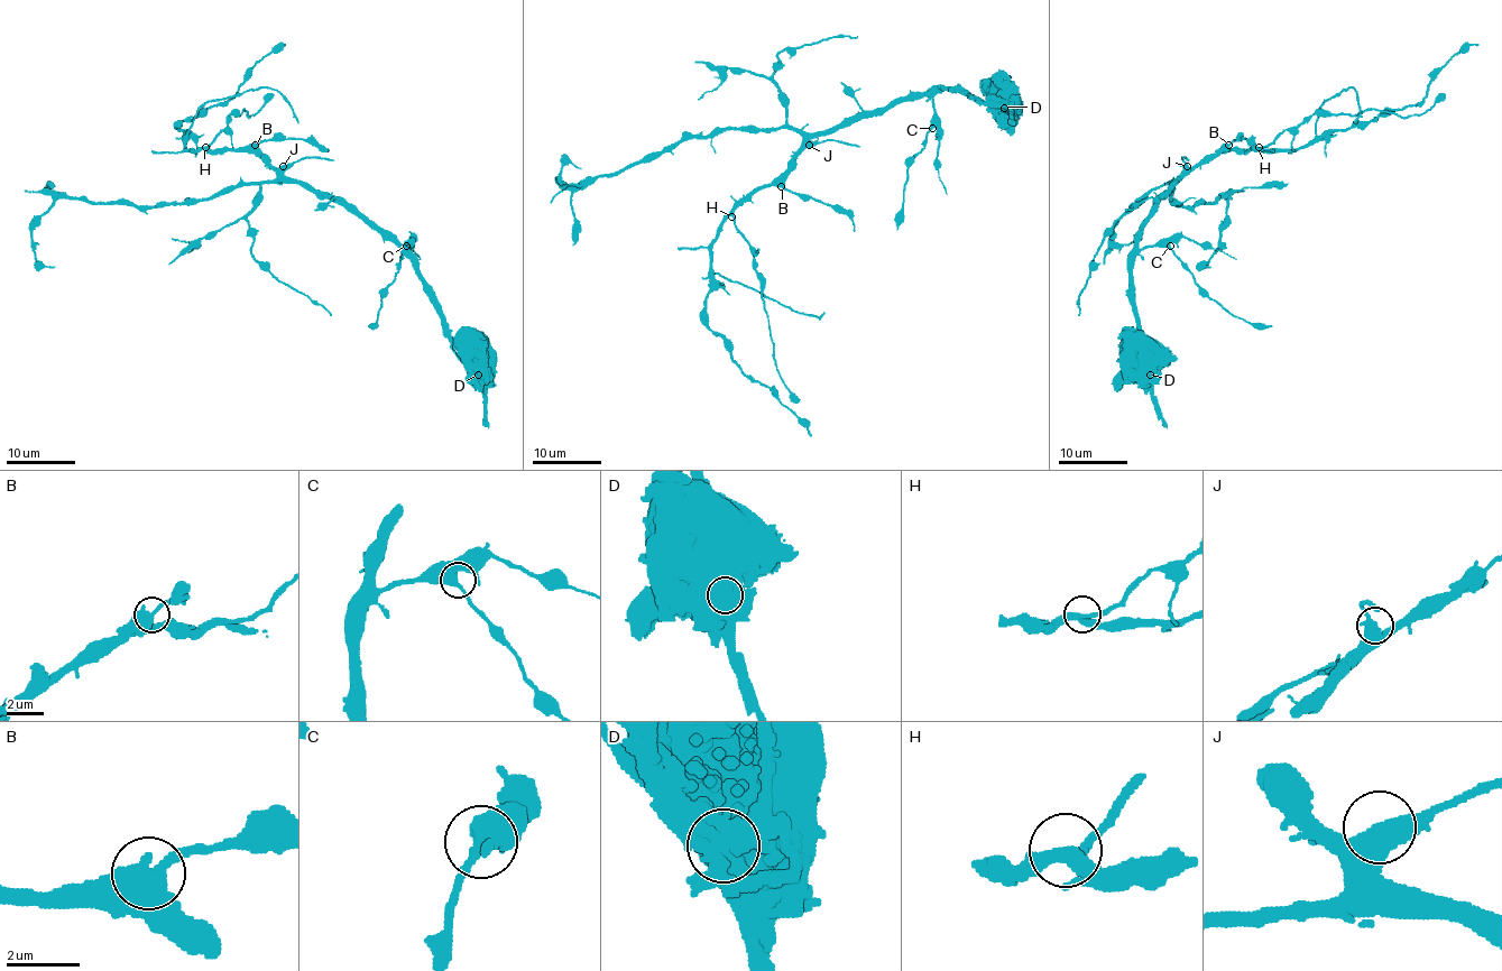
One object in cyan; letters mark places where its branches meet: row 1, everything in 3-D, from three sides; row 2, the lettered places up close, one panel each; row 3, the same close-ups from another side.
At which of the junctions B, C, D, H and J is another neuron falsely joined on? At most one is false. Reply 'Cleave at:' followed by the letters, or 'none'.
Cleave at: D

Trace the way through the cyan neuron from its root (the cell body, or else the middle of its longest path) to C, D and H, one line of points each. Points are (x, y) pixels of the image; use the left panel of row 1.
C: (472, 348), (468, 344), (458, 345), (449, 334), (441, 304), (406, 246)
D: (472, 348), (468, 344), (464, 348), (463, 360), (477, 373)
H: (472, 348), (457, 344), (434, 290), (390, 240), (331, 199), (288, 183), (257, 155), (205, 147)

